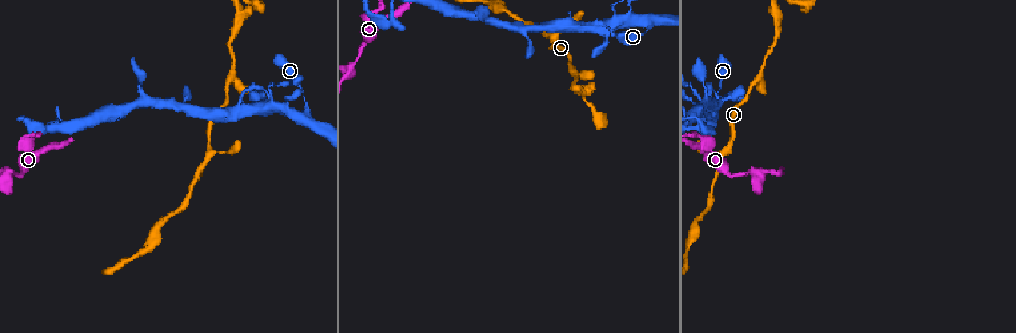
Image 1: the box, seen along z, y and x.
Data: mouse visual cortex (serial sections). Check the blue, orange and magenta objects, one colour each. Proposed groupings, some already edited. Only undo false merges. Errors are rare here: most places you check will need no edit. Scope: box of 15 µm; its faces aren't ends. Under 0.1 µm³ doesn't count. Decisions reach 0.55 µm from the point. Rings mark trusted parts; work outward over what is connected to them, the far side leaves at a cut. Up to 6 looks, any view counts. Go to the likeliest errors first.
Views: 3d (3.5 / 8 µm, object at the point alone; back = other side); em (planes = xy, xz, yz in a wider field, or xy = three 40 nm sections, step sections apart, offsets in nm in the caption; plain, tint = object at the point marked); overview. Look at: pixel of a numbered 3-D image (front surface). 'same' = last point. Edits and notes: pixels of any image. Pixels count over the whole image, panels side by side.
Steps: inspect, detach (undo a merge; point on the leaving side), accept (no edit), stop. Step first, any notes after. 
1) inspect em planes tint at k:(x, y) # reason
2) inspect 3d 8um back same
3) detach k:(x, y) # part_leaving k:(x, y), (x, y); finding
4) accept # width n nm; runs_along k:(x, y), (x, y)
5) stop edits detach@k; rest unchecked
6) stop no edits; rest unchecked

inspect 3d 3.5um back at 1:(617, 15) # side arm on a straight run

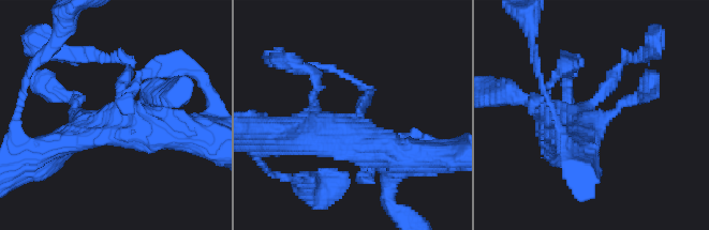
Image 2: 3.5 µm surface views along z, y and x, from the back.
accept # runs_along 2:(319, 128), (398, 155), (451, 155); continuous, no second cell

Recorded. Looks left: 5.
inspect 3d 8um at 1:(230, 77) # abrupt turn

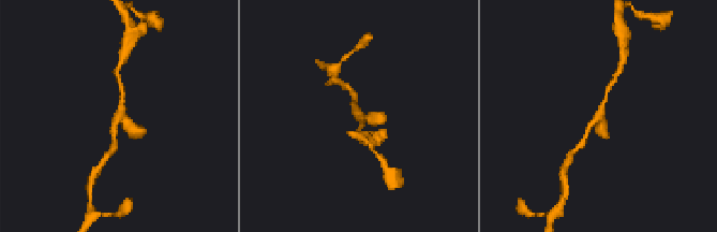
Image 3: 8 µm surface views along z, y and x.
inspect em xy step 2 tint at 3:(119, 116)

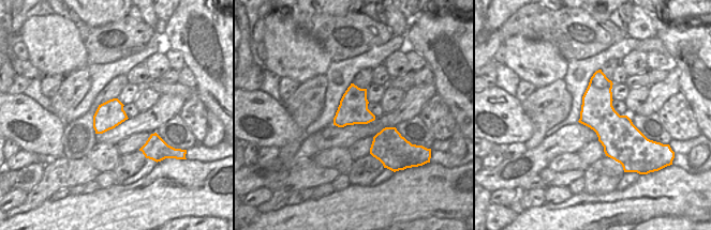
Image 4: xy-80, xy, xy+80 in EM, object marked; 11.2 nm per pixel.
accept # runs_along 3:(583, 141), (600, 113), (609, 86); all the same cell

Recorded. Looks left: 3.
inspect 3d 3.5um at 1:(8, 171) # sharp bend

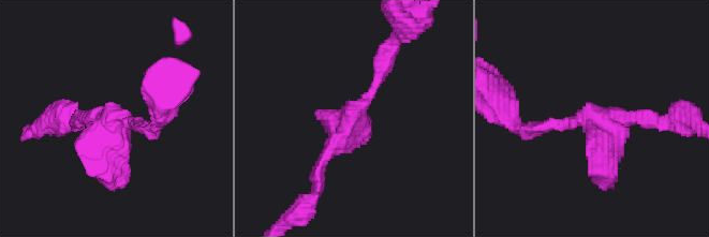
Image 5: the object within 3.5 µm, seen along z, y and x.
inspect em xy step 3 tint at 5:(587, 116)

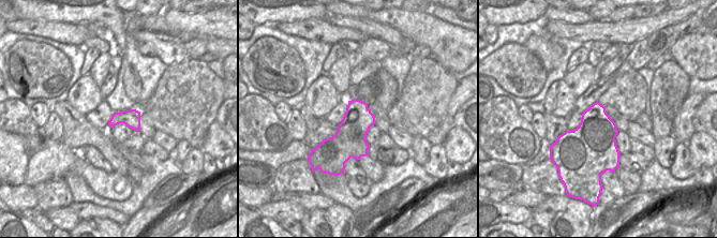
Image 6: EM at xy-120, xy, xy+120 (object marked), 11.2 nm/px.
accept # runs_along 5:(531, 127), (600, 123), (608, 179); all the same cell

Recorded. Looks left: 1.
stop no edits; rest unchecked

